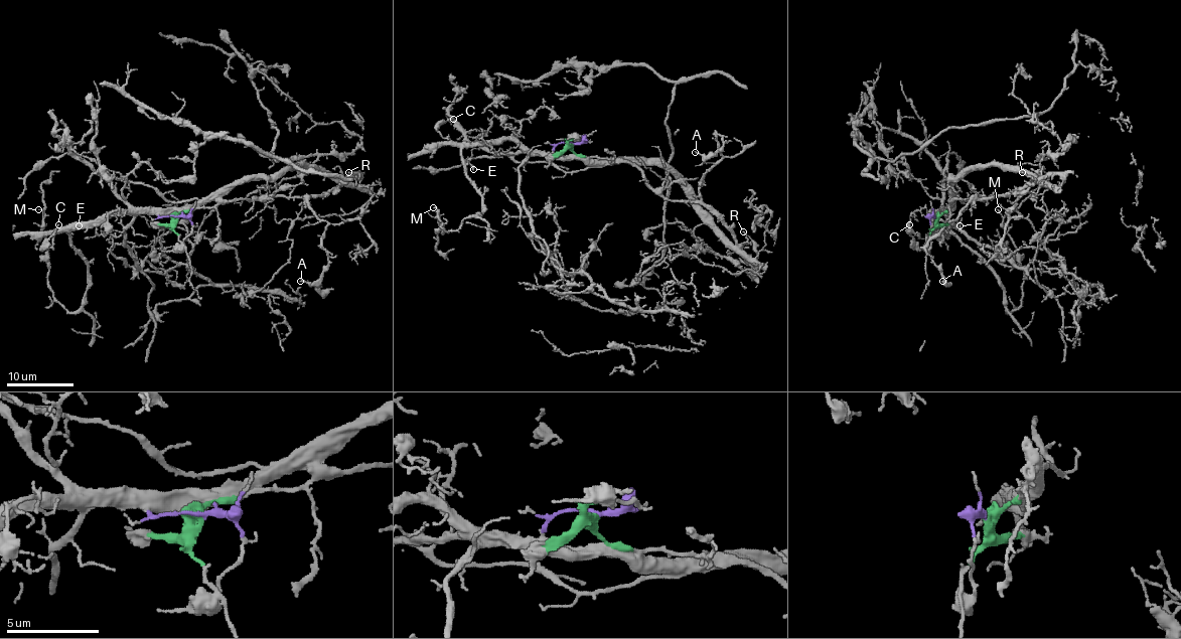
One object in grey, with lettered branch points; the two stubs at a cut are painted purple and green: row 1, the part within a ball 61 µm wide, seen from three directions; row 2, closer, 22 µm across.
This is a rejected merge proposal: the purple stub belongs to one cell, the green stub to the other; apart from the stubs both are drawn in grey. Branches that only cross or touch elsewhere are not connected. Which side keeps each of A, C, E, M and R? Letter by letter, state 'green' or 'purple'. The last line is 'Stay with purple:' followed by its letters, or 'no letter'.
A: green
C: purple
E: purple
M: purple
R: green
Stay with purple: C, E, M

